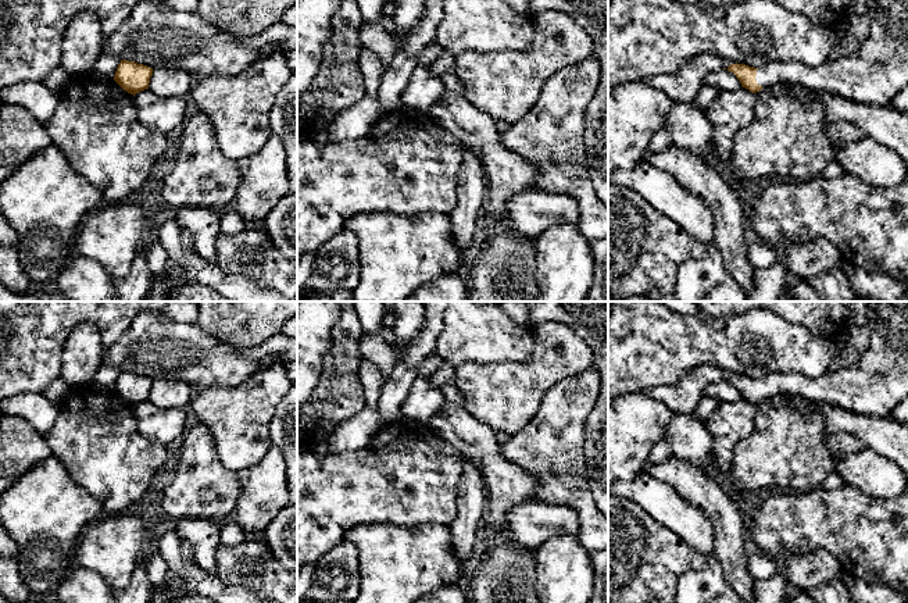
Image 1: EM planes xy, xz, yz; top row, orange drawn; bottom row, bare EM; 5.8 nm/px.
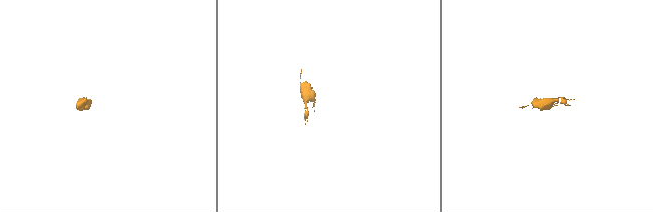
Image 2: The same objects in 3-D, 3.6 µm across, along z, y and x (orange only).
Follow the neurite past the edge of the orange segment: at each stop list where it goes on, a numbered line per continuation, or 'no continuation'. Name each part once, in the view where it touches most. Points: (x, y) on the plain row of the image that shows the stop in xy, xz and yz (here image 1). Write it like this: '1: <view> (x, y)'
1: yz (878, 384)
2: yz (683, 396)

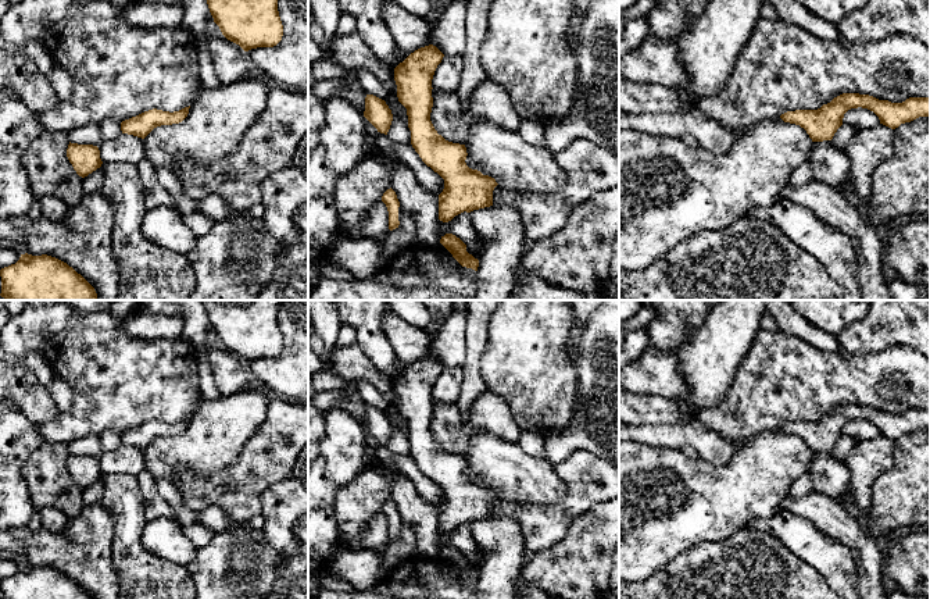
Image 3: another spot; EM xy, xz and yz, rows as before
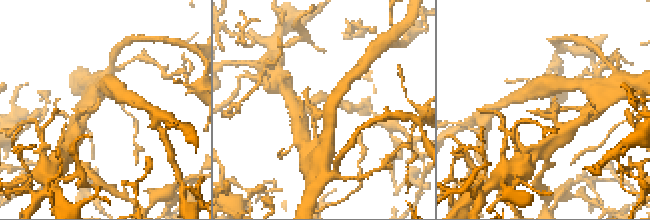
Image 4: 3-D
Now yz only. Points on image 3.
no continuation

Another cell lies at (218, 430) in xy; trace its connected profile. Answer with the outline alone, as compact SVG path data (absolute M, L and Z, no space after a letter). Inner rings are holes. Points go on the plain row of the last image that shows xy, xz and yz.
M255 384L219 400L204 400L182 434L157 438L144 449L144 468L154 479L168 479L174 485L178 468L200 477L218 473L237 460L244 443L264 422L269 402Z

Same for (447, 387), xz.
M464 366L444 367L437 377L432 399L443 403L455 403L464 381Z

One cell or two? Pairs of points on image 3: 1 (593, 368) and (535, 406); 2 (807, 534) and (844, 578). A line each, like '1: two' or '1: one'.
1: two
2: one

